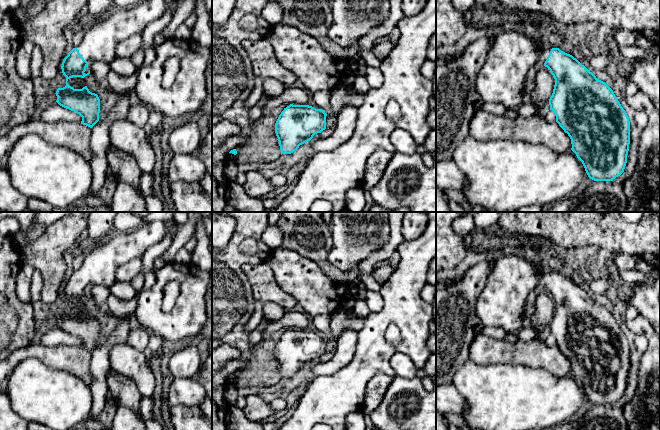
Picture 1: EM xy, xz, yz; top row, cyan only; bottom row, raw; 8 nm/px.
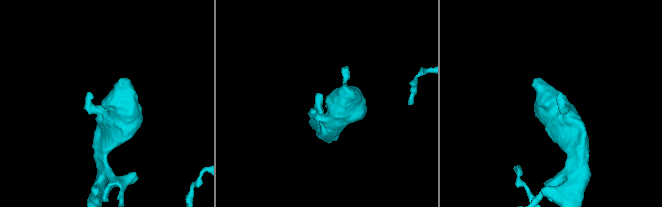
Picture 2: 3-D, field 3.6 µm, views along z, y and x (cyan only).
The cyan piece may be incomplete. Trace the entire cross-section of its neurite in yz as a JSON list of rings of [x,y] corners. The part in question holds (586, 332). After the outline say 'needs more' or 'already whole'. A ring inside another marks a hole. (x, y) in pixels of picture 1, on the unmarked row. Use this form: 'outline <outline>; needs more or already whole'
outline [[[512,253],[494,259],[485,287],[476,304],[477,316],[484,326],[501,327],[506,333],[517,334],[525,327],[526,309],[529,295],[533,291],[547,291],[555,303],[552,320],[549,323],[550,334],[556,340],[556,346],[571,363],[571,374],[582,386],[588,401],[594,405],[613,405],[620,400],[627,387],[630,368],[630,345],[613,314],[603,305],[596,302],[584,289],[572,279],[552,272],[546,267],[537,271],[535,263],[522,253]]]; needs more

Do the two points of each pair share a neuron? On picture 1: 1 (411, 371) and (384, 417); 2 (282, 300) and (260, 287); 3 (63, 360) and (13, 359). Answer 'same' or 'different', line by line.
1: different
2: same
3: same

